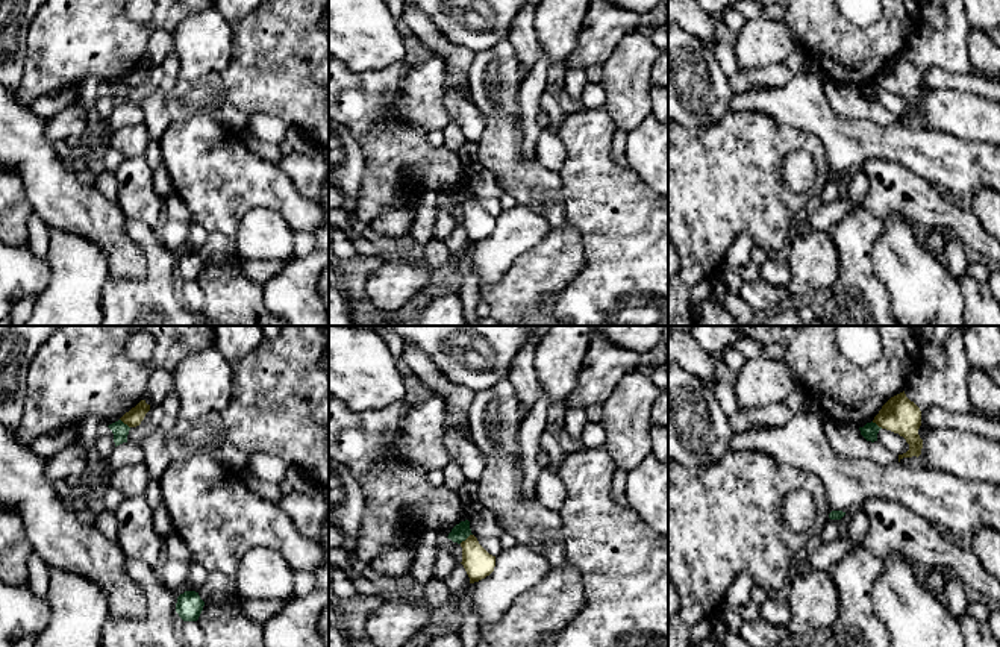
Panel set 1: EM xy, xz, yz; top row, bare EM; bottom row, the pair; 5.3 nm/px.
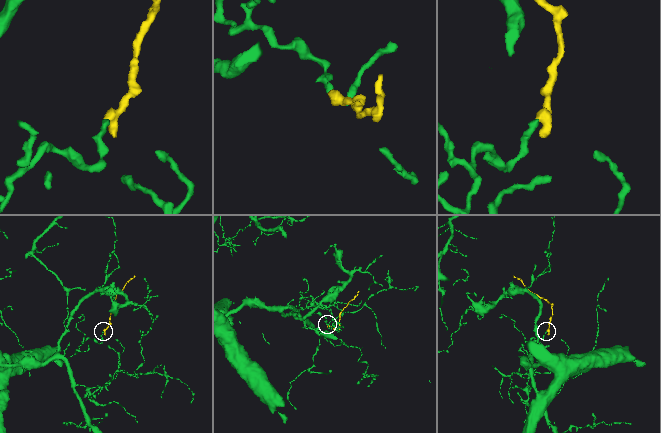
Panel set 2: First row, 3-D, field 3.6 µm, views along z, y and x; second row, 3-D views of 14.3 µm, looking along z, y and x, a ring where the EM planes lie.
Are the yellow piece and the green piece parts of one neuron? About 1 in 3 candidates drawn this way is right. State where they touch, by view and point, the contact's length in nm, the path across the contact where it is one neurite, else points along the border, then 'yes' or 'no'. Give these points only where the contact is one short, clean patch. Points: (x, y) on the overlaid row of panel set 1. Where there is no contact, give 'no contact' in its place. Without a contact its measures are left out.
meets yellow in xz at (467, 538); contact 90 nm long; border along xz (471, 534), (459, 543); no

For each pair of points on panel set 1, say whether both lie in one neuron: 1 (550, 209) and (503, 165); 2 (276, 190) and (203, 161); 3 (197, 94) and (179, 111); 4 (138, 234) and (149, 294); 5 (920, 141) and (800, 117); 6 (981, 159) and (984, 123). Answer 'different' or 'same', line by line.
1: same
2: same
3: same
4: same
5: same
6: different

